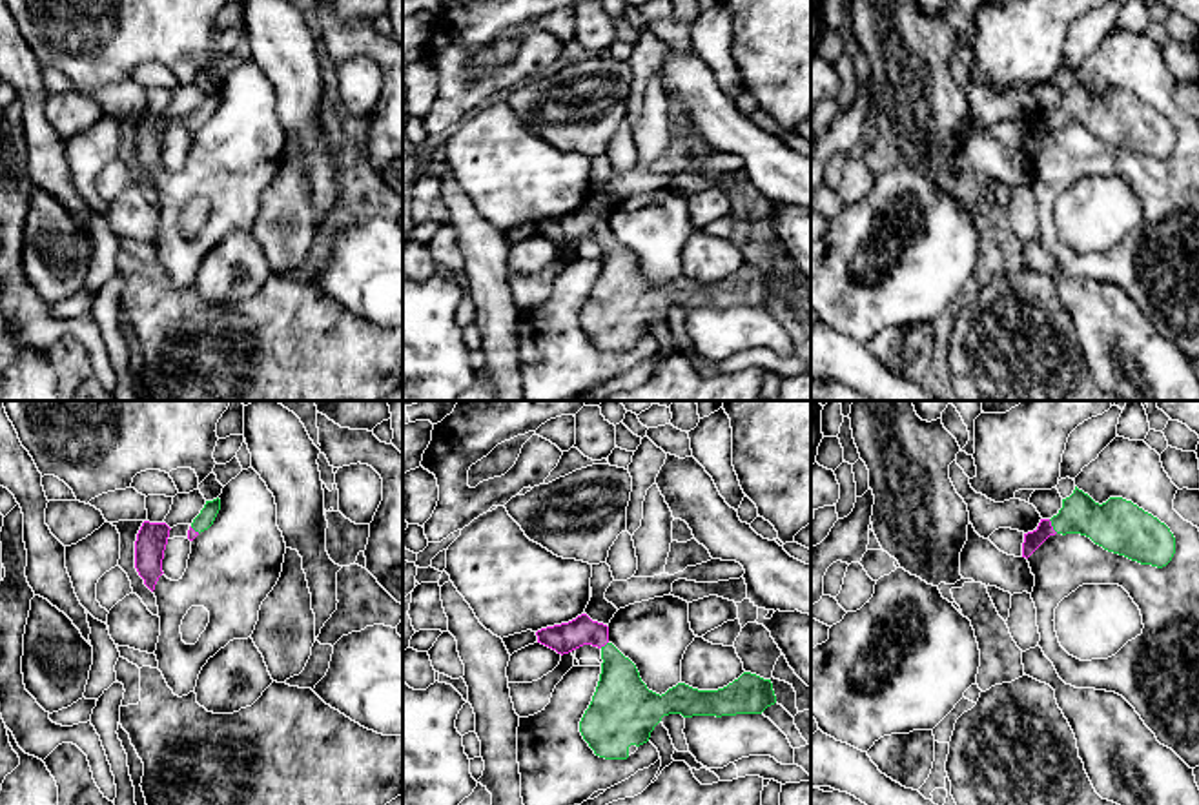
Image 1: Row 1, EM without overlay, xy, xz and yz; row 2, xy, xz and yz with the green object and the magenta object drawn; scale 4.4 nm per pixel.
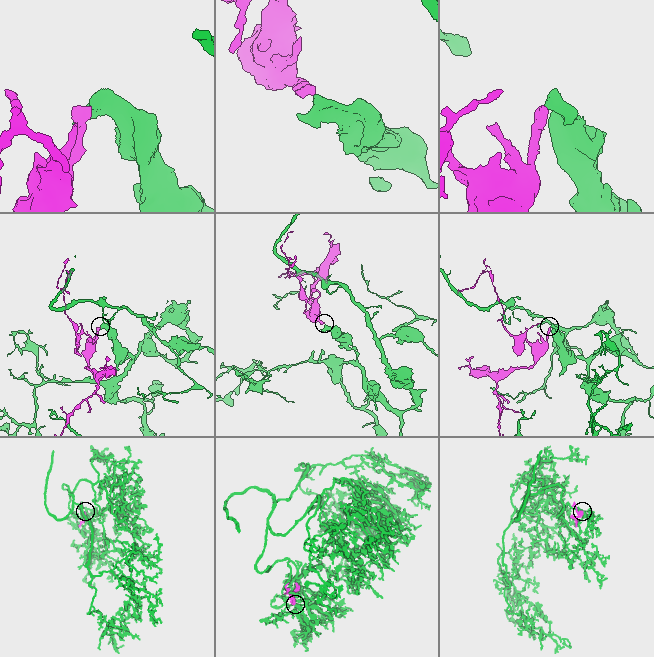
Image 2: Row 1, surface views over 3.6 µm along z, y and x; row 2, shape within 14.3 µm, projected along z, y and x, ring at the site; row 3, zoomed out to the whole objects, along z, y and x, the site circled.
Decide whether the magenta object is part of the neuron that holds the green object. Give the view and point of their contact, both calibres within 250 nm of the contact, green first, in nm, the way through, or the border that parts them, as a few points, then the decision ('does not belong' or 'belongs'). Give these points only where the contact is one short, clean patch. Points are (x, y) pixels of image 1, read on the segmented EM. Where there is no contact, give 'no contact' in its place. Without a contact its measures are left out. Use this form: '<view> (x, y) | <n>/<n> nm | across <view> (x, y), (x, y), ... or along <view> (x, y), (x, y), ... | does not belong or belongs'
yz (1052, 525) | 200/80 nm | across yz (1108, 525), (1052, 525), (1032, 540) | belongs

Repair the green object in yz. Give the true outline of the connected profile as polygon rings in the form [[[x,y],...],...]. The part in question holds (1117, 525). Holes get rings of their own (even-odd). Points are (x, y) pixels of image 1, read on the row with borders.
[[[1077,486],[1062,499],[1057,515],[1040,519],[1033,532],[1024,534],[1022,557],[1028,559],[1055,534],[1086,535],[1108,552],[1157,568],[1166,566],[1175,554],[1175,537],[1157,517],[1122,497],[1099,504]]]

